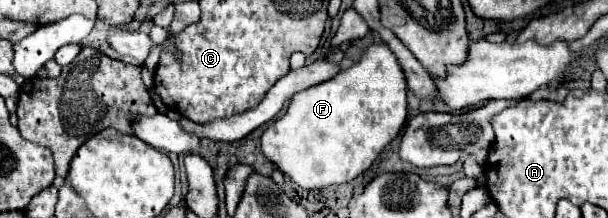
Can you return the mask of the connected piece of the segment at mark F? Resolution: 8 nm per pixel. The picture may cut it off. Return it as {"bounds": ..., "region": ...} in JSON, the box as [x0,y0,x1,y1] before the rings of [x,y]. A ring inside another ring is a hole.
{"bounds":[261,42,407,188],"region":[[[373,42],[355,66],[293,96],[285,116],[261,136],[261,150],[301,188],[345,184],[365,172],[407,120],[407,78],[387,42]]]}

